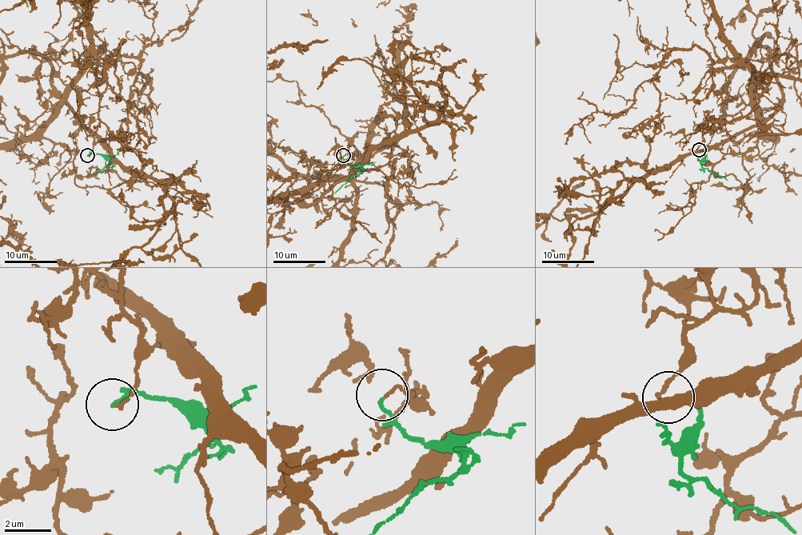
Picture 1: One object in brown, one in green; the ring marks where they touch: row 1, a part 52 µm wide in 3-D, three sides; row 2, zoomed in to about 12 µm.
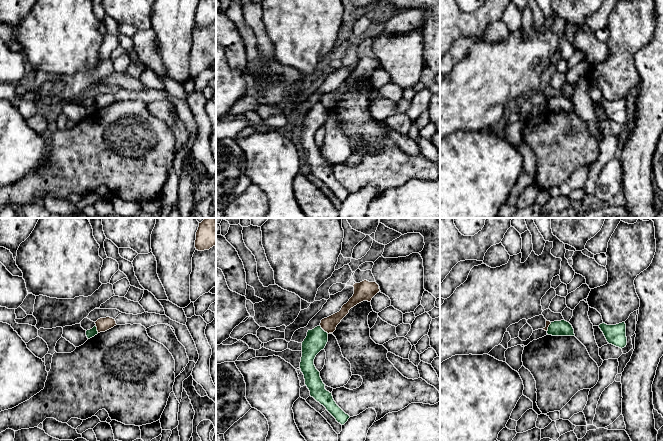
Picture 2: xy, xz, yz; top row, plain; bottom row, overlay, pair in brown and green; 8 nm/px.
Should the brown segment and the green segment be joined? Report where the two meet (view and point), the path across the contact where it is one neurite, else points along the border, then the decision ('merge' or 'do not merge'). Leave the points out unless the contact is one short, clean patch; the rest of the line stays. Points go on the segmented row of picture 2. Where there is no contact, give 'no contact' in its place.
xz (324, 330) | along xz (319, 325), (328, 333) | do not merge

